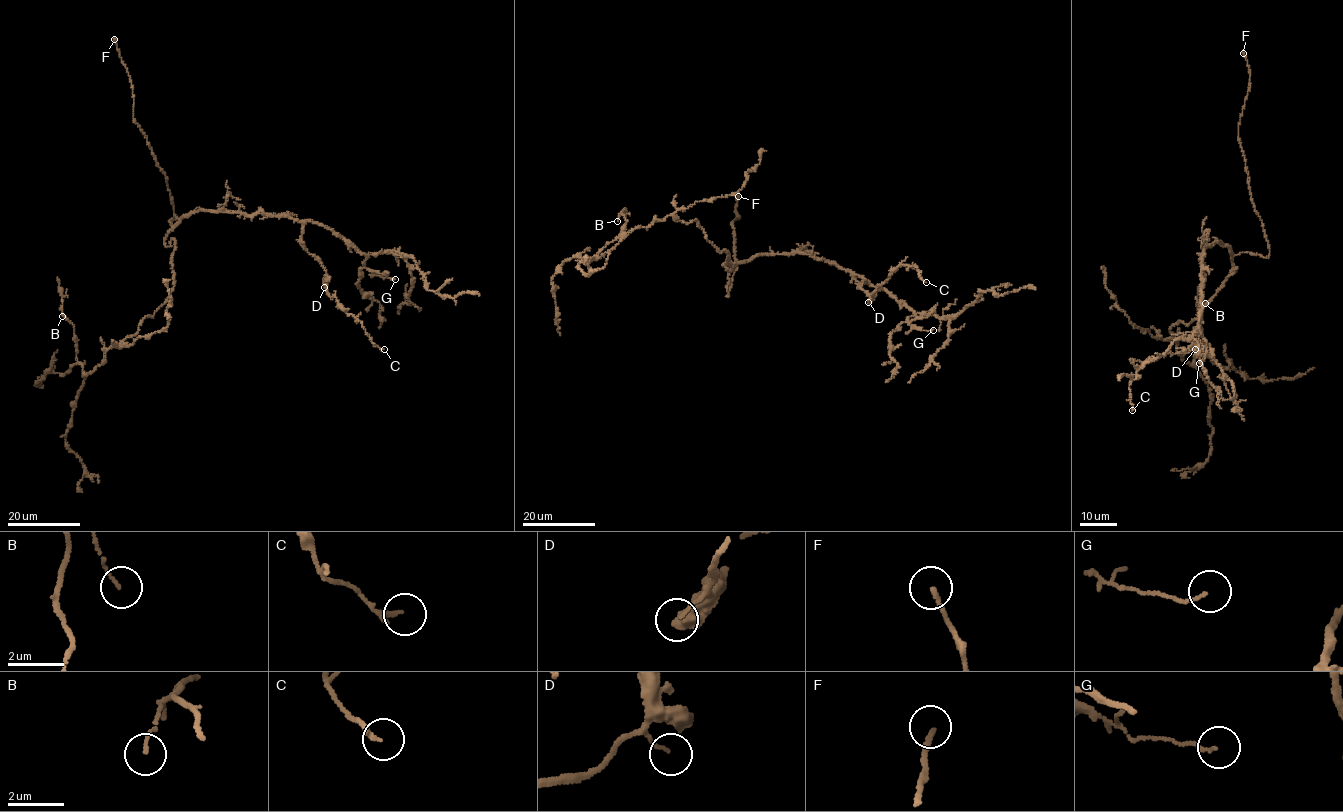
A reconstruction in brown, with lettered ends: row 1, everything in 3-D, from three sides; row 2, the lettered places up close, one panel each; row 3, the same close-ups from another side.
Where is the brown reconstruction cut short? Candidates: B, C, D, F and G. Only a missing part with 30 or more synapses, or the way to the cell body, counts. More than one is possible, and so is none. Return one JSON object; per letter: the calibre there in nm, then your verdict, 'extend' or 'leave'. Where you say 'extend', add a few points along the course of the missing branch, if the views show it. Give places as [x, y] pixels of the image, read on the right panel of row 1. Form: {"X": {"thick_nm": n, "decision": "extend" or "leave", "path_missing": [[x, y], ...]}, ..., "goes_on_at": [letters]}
{"B": {"thick_nm": 100, "decision": "leave"}, "C": {"thick_nm": 190, "decision": "leave"}, "D": {"thick_nm": 110, "decision": "leave"}, "F": {"thick_nm": 160, "decision": "extend", "path_missing": [[1243, 53], [1229, 4]]}, "G": {"thick_nm": 100, "decision": "leave"}, "goes_on_at": ["F"]}

